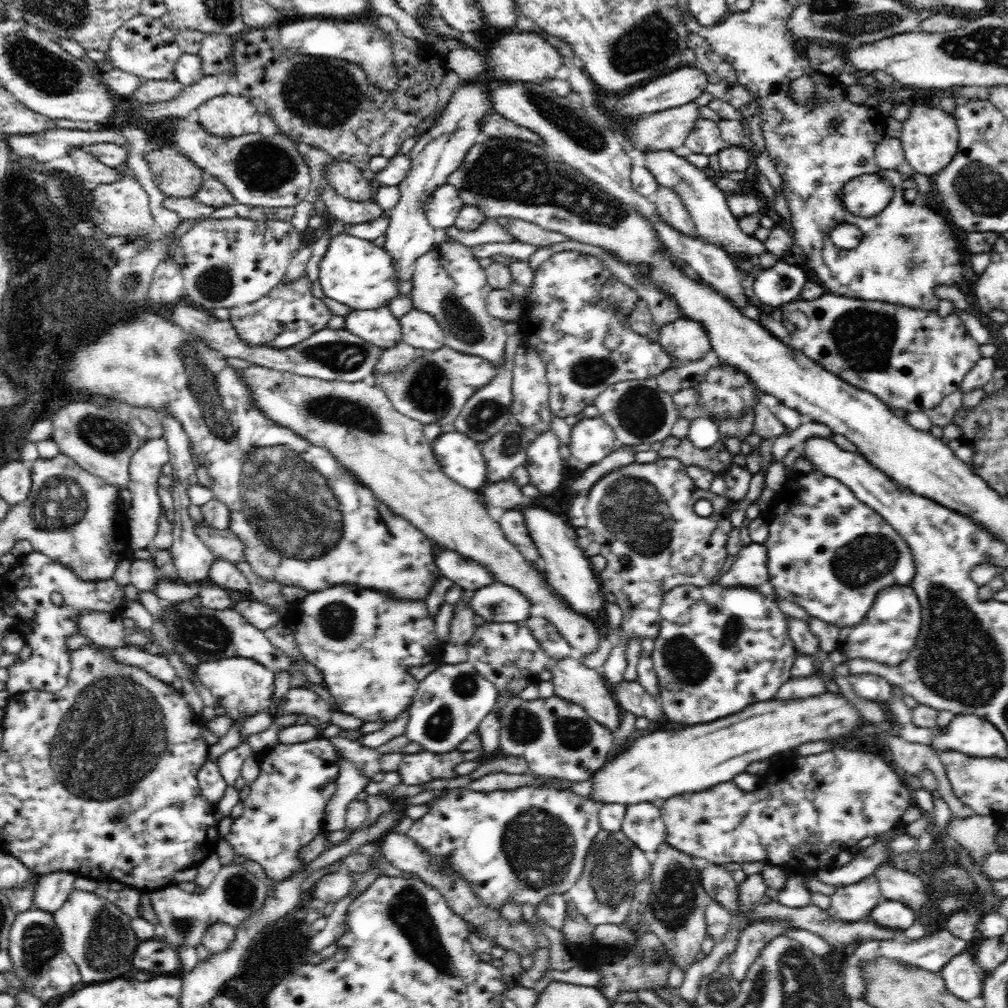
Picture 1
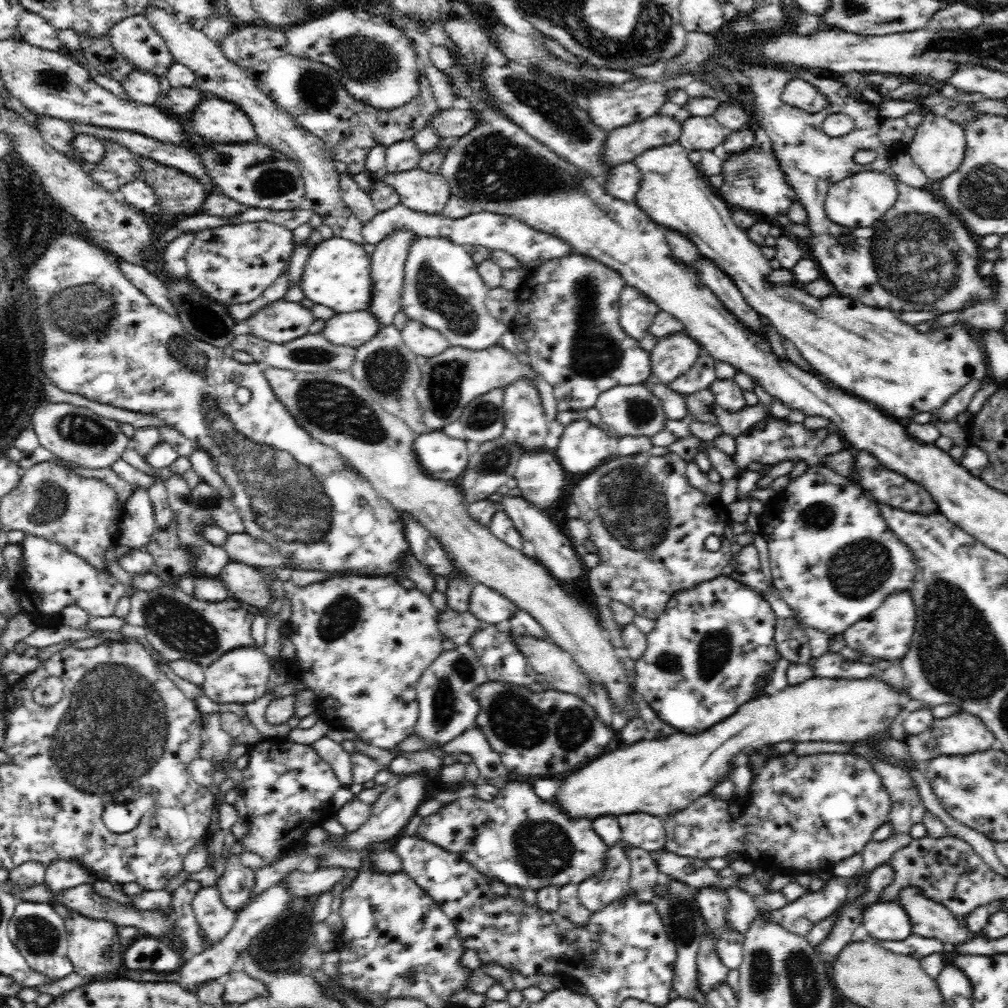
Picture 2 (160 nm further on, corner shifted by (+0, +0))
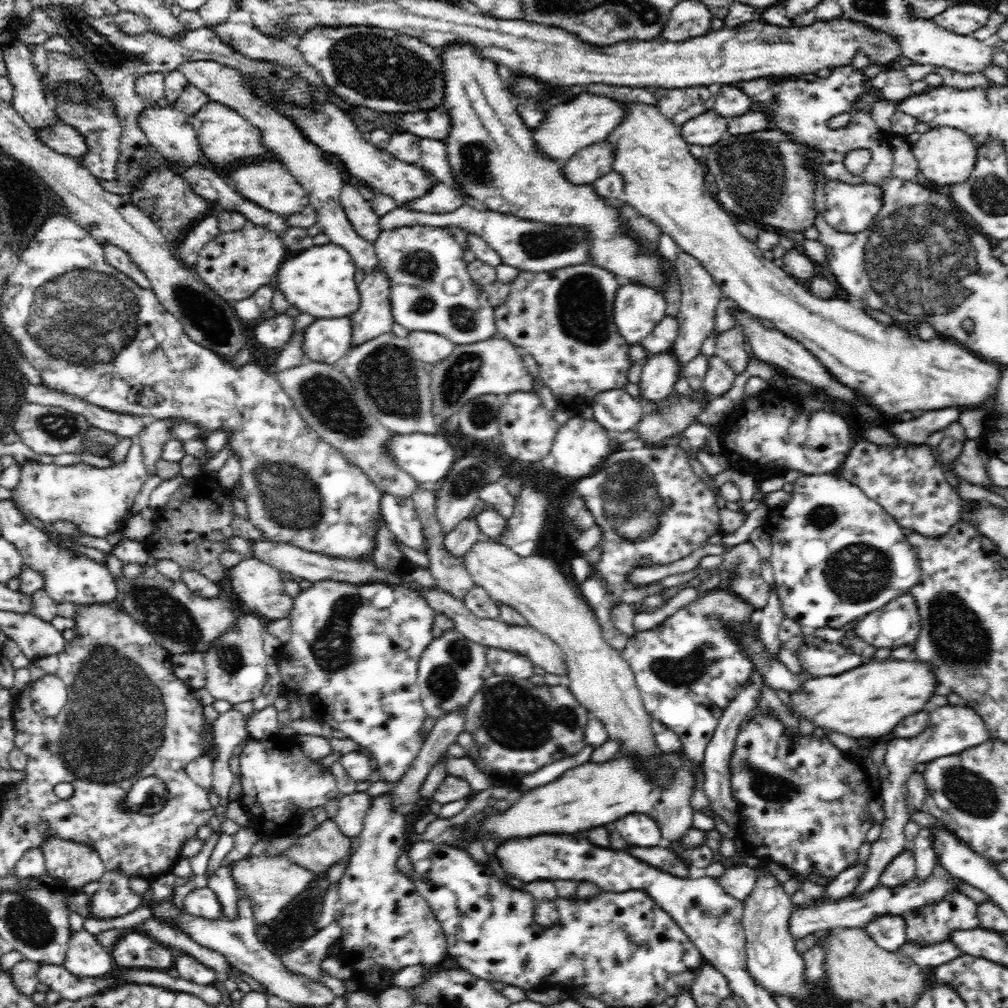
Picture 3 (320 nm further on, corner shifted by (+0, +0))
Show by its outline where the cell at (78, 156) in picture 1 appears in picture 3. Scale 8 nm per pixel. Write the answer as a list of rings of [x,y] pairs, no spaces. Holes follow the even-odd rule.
[[[15,41],[3,47],[3,60],[7,69],[6,78],[10,78],[10,83],[13,86],[11,103],[14,110],[32,128],[46,128],[46,126],[59,123],[56,111],[54,111],[56,101],[54,98],[50,98],[48,92],[45,92],[42,75],[36,71],[30,56],[32,56],[32,47],[26,43]]]

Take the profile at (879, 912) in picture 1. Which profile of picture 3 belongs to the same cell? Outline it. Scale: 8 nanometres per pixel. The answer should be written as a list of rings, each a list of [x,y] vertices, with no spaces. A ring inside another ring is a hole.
[[[884,915],[865,925],[865,931],[880,948],[889,952],[901,952],[906,943],[904,917]]]

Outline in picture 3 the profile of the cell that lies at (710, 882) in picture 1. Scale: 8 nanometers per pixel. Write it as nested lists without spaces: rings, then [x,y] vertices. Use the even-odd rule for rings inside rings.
[[[634,845],[626,846],[628,853],[642,862],[670,873],[672,876],[686,878],[688,876],[688,865],[684,859],[678,857],[670,849],[659,846],[654,847],[638,847]]]

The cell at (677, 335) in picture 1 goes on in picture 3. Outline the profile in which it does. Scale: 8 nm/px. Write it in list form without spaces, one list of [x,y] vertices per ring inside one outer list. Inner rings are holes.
[[[672,353],[655,354],[642,363],[639,382],[640,402],[660,403],[674,393],[678,363]]]

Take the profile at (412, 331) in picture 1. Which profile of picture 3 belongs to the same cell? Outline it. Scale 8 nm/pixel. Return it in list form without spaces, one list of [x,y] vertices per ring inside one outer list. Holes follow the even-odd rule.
[[[410,332],[407,340],[412,353],[424,364],[435,365],[448,358],[456,346],[448,338],[434,332]]]

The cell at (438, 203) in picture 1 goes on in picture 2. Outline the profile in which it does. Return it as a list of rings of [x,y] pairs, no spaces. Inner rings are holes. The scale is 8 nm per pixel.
[[[419,167],[402,172],[385,172],[376,180],[396,189],[401,204],[415,212],[441,214],[451,196],[448,181],[442,175]]]

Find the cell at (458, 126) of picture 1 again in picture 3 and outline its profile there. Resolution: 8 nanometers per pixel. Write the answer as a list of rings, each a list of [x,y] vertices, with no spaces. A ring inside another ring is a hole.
[[[380,267],[364,276],[358,285],[360,304],[350,315],[352,323],[351,347],[358,348],[382,334],[392,331],[394,319],[390,307],[390,285]]]

